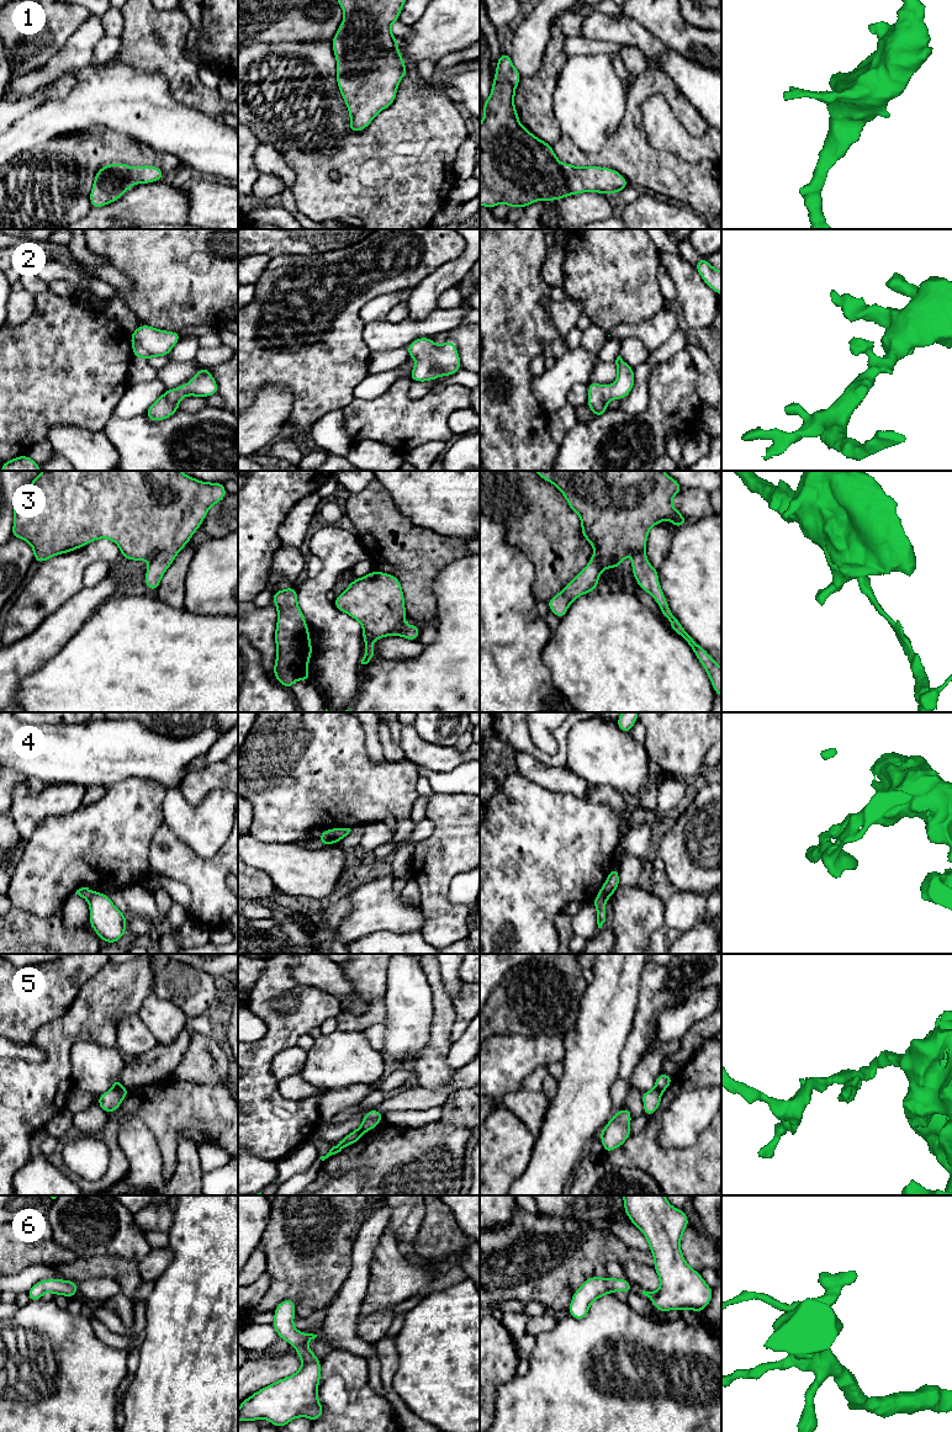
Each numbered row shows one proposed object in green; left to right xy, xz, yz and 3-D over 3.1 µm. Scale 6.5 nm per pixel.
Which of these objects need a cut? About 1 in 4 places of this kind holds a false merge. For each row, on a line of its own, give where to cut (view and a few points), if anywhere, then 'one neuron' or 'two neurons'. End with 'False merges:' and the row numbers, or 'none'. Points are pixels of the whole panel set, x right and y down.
1: cut none; one neuron
2: cut none; one neuron
3: cut none; one neuron
4: cut xz (332, 829), (336, 842); two neurons
5: cut xz (354, 1130), (363, 1133); two neurons
6: cut none; one neuron
False merges: 4, 5

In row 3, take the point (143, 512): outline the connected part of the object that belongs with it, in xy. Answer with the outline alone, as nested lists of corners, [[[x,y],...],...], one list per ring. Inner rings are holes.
[[[42,471],[15,502],[11,535],[28,542],[33,559],[39,563],[91,541],[109,539],[118,546],[122,557],[149,562],[144,584],[157,592],[164,573],[200,529],[208,509],[227,494],[223,483],[202,482],[181,471]]]

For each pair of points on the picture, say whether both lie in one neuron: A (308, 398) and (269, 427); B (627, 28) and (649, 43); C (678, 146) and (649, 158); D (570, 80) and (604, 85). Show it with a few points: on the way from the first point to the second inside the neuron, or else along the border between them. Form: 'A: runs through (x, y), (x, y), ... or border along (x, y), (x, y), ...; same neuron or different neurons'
A: border along (278, 386), (292, 394), (285, 423); different neurons
B: runs through (631, 32), (644, 40); same neuron
C: border along (644, 131), (655, 148), (676, 153), (691, 163); different neurons
D: runs through (578, 83), (596, 85); same neuron

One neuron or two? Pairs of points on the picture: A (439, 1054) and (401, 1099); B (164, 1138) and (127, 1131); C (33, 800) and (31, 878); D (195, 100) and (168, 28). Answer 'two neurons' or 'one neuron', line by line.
A: two neurons
B: two neurons
C: two neurons
D: one neuron

